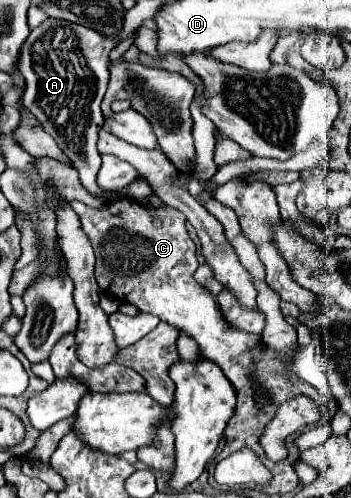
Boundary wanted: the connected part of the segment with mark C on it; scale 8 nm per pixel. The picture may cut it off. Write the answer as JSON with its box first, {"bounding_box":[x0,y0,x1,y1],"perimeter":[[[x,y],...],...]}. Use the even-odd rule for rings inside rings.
{"bounding_box":[72,198,302,460],"perimeter":[[[118,198],[112,204],[106,204],[104,208],[88,208],[86,204],[74,200],[72,208],[80,216],[82,228],[92,242],[92,248],[96,254],[96,280],[98,280],[102,292],[110,292],[118,300],[134,304],[140,312],[158,316],[162,322],[178,328],[182,334],[196,340],[204,358],[216,362],[222,368],[222,372],[226,374],[226,378],[232,382],[232,386],[236,388],[238,402],[234,408],[234,416],[232,416],[232,420],[228,420],[228,428],[224,430],[226,446],[216,456],[216,460],[230,456],[230,452],[240,450],[240,446],[252,448],[262,458],[264,454],[262,454],[258,438],[262,436],[266,424],[274,418],[274,414],[282,402],[286,402],[294,396],[300,396],[302,392],[290,392],[290,380],[284,376],[284,370],[286,370],[284,360],[276,352],[272,352],[270,348],[260,344],[260,336],[238,332],[238,330],[230,328],[230,324],[224,320],[222,312],[218,310],[216,298],[194,280],[192,274],[198,268],[199,262],[196,246],[186,232],[186,216],[180,214],[176,208],[168,206],[162,214],[162,226],[154,226],[152,216],[140,204],[132,202],[130,198]]]}

